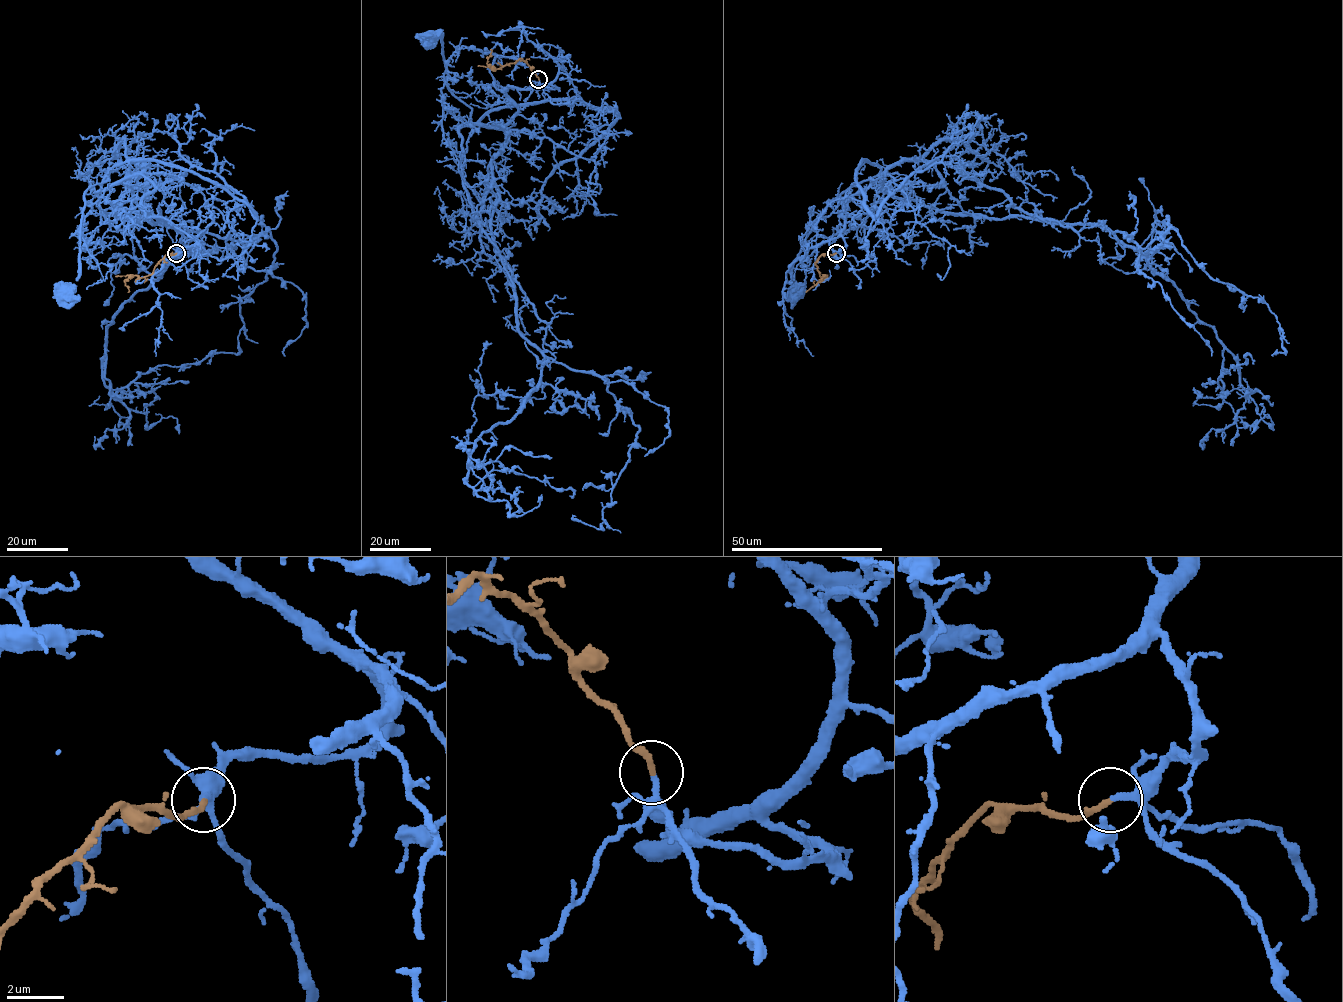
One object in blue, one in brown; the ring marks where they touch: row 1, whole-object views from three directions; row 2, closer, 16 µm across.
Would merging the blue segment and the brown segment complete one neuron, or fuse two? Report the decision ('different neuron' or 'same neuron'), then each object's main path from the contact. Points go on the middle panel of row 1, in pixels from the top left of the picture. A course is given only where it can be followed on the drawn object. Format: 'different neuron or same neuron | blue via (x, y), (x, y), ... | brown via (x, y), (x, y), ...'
same neuron | blue via (539, 79), (558, 88), (508, 86), (511, 118), (465, 125), (471, 109), (447, 84), (441, 35), (427, 40) | brown via (539, 79), (521, 58), (498, 68), (491, 67), (487, 63), (490, 49)

